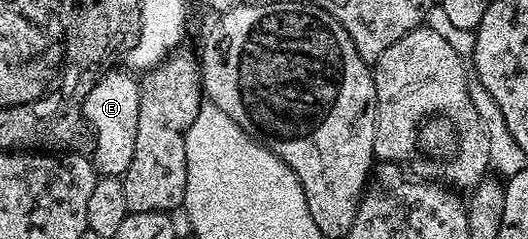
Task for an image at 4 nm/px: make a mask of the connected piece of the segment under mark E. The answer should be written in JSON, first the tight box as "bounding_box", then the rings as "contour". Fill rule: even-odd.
{"bounding_box":[81,70,141,177],"contour":[[[109,70],[98,80],[81,104],[81,115],[95,133],[91,140],[91,159],[98,177],[124,177],[135,154],[135,130],[139,130],[139,94],[141,86],[136,75]]]}

